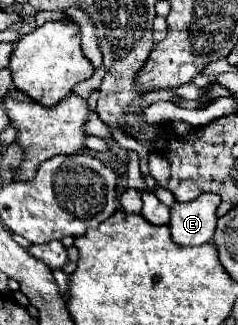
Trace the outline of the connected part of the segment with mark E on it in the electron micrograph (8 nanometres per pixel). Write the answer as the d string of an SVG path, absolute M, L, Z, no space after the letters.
M202 193L194 201L174 203L170 211L172 241L182 247L194 247L210 243L216 227L216 209L220 197L214 193Z

